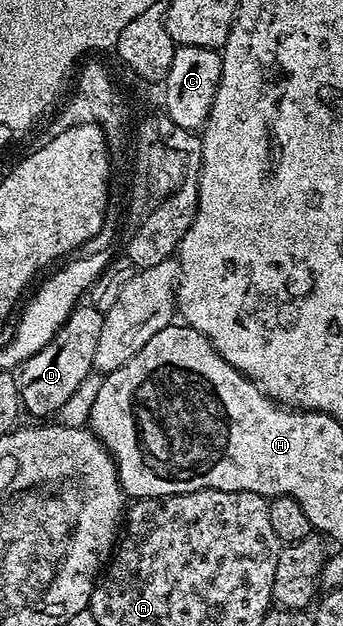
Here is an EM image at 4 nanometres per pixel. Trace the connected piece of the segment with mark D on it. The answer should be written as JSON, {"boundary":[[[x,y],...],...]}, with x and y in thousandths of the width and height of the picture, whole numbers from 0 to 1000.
{"boundary":[[[233,486],[198,505],[175,530],[163,530],[163,537],[152,537],[152,543],[140,543],[140,550],[128,550],[128,556],[105,562],[105,569],[64,580],[50,599],[52,633],[73,660],[79,655],[82,660],[102,661],[111,666],[102,669],[111,671],[143,669],[134,668],[143,661],[146,666],[166,663],[198,633],[210,633],[210,626],[222,626],[222,620],[233,620],[233,613],[268,596],[297,503],[283,490]]]}

